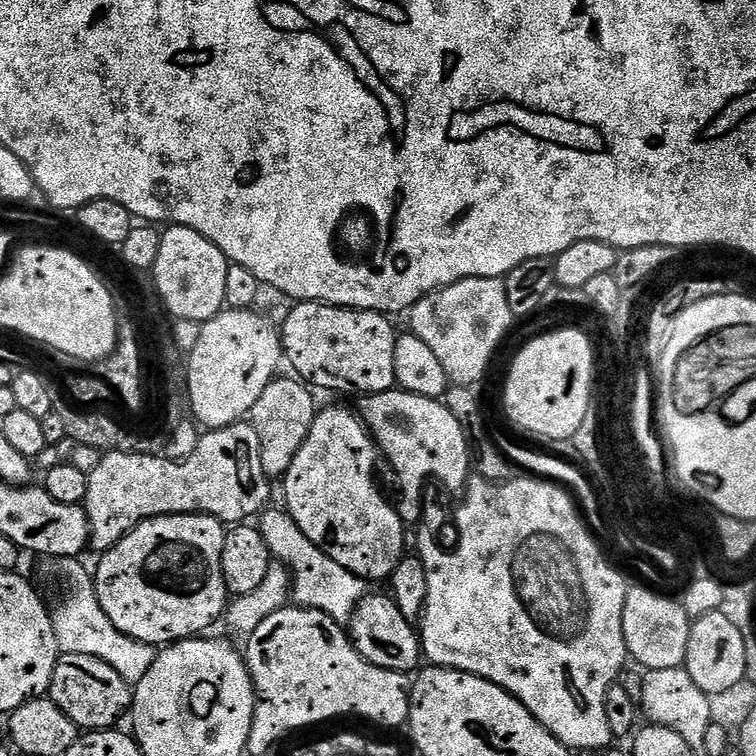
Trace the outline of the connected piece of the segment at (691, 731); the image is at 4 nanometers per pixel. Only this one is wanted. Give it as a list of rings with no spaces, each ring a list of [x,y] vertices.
[[[681,666],[674,669],[645,671],[642,682],[642,702],[638,705],[649,725],[657,724],[663,728],[674,730],[694,750],[703,749],[706,742],[706,730],[714,723],[712,704],[708,693],[702,691],[694,678],[690,678],[688,669]]]

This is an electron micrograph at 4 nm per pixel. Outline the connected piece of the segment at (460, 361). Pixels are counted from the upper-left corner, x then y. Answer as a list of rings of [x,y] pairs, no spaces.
[[[499,276],[494,278],[466,278],[454,282],[450,286],[440,288],[423,296],[410,310],[410,332],[426,342],[430,351],[441,362],[449,381],[456,386],[476,384],[488,372],[488,363],[500,344],[500,339],[508,332],[508,327],[514,324],[510,303],[507,301],[505,281]]]

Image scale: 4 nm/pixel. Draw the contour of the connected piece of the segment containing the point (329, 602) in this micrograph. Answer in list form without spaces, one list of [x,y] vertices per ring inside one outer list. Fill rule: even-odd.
[[[265,511],[259,517],[258,527],[262,538],[266,538],[266,546],[272,551],[273,557],[283,564],[291,575],[291,599],[301,608],[322,610],[322,614],[334,618],[340,625],[347,625],[366,595],[366,581],[328,557],[298,528],[287,511],[272,511]]]

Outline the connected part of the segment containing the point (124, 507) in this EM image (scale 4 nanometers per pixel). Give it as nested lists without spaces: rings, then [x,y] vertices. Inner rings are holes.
[[[248,422],[231,424],[225,428],[214,428],[205,431],[203,435],[199,437],[197,448],[184,460],[168,460],[165,459],[163,455],[147,456],[144,453],[130,452],[109,452],[101,455],[98,466],[88,476],[88,489],[86,490],[86,498],[82,505],[86,510],[88,521],[90,522],[90,534],[92,535],[90,541],[91,551],[93,553],[96,551],[96,554],[109,552],[127,532],[132,532],[143,520],[153,520],[156,516],[212,516],[225,526],[239,526],[245,522],[251,521],[253,518],[259,517],[261,513],[269,507],[268,499],[272,496],[272,488],[268,484],[271,484],[270,477],[262,470],[262,446],[258,442],[258,434],[252,429],[251,423]]]

